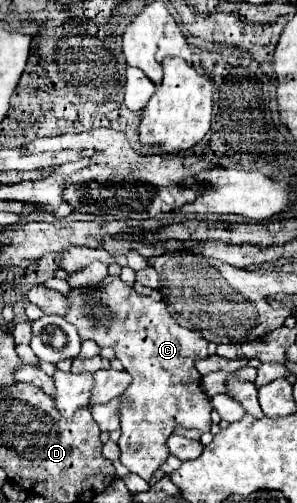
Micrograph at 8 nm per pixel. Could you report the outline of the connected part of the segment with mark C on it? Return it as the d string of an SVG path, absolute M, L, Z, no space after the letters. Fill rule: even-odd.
M114 277L106 283L106 287L98 289L72 289L68 295L70 311L66 315L66 321L72 323L78 329L80 339L90 339L98 347L110 347L114 349L116 357L122 361L124 369L132 375L132 385L124 391L126 405L120 409L120 429L122 437L118 441L122 457L120 461L128 467L130 473L140 475L144 481L150 481L154 471L166 461L168 453L168 437L174 433L174 427L180 425L184 429L198 429L202 433L210 431L212 419L212 403L210 397L202 391L202 377L194 367L196 359L208 357L208 341L202 337L200 331L186 329L176 323L176 319L166 311L164 301L154 301L150 297L138 295L132 287L124 285L120 277Z

